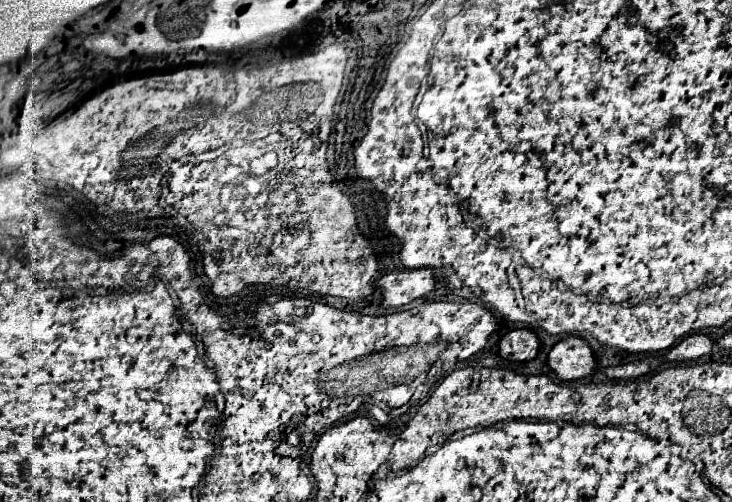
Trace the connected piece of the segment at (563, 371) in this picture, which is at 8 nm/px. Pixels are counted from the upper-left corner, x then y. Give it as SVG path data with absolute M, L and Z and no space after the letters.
M568 336L556 342L548 354L548 366L564 382L586 378L598 368L592 348L580 336Z

